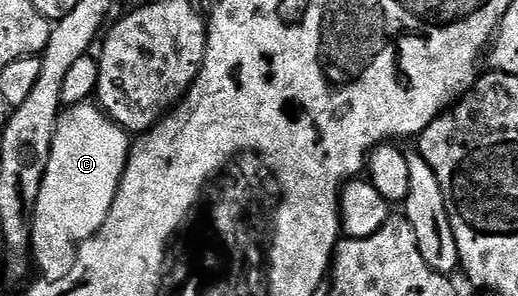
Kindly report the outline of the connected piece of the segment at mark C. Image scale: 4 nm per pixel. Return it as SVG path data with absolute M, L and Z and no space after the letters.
M95 103L65 107L54 124L52 147L47 149L48 169L44 172L44 185L36 196L34 212L34 260L40 263L45 277L59 278L67 273L77 258L78 249L106 222L112 209L124 165L128 163L130 136L115 120L109 118Z

